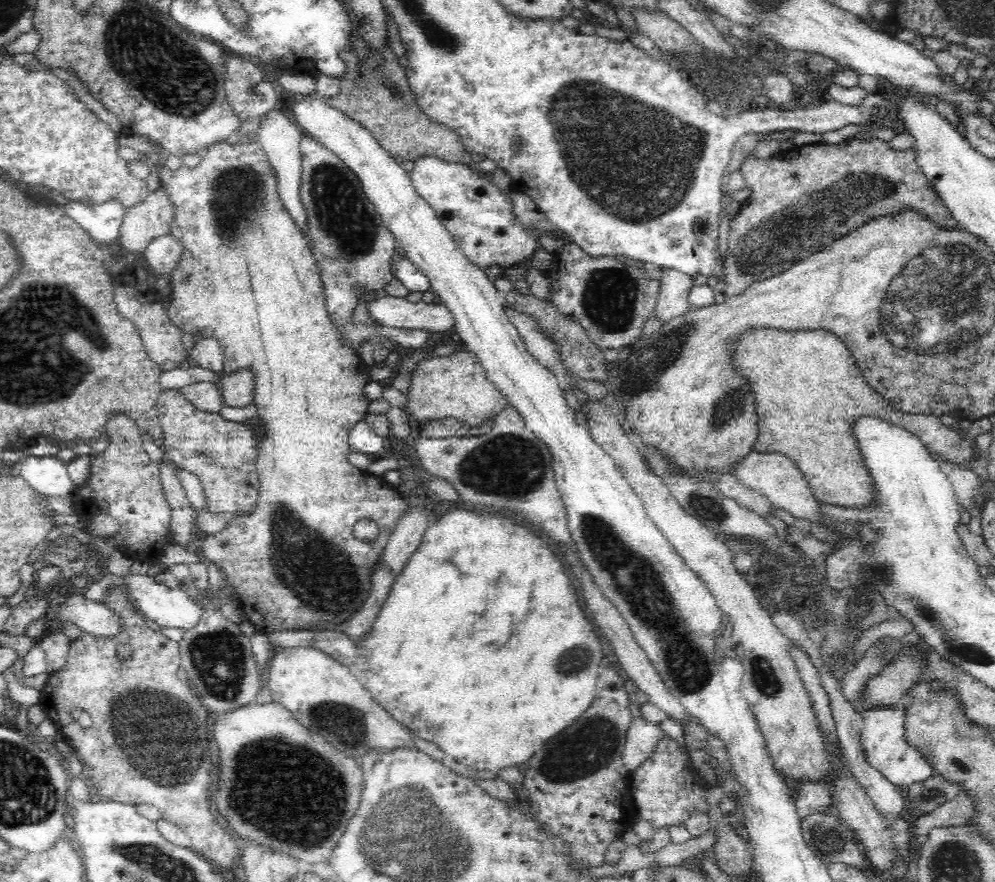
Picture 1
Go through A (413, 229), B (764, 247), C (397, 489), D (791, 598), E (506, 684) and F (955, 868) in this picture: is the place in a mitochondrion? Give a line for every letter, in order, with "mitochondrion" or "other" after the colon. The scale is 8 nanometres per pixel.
A: other
B: mitochondrion
C: other
D: other
E: other
F: mitochondrion

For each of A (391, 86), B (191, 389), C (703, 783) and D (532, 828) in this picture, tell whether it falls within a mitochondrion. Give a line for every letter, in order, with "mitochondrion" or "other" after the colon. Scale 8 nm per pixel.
A: mitochondrion
B: other
C: other
D: other

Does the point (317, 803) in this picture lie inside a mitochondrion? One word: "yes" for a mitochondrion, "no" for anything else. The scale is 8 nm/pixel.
yes

